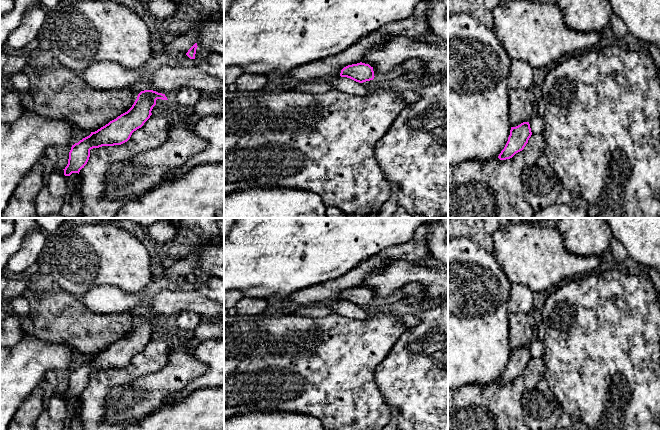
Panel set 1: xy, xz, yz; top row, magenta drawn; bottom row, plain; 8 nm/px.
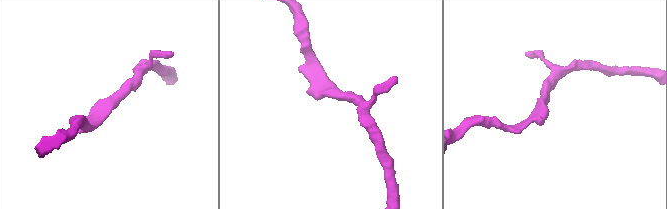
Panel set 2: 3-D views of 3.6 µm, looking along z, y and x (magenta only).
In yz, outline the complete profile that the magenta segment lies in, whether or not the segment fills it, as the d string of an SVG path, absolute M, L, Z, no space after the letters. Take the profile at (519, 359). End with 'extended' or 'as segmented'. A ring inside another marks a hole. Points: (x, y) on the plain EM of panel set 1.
M523 346L516 351L511 351L508 365L498 382L500 384L512 382L516 377L524 373L531 359L529 346Z | as segmented

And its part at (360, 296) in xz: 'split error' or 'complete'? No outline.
complete

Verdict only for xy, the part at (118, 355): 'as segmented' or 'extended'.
as segmented

